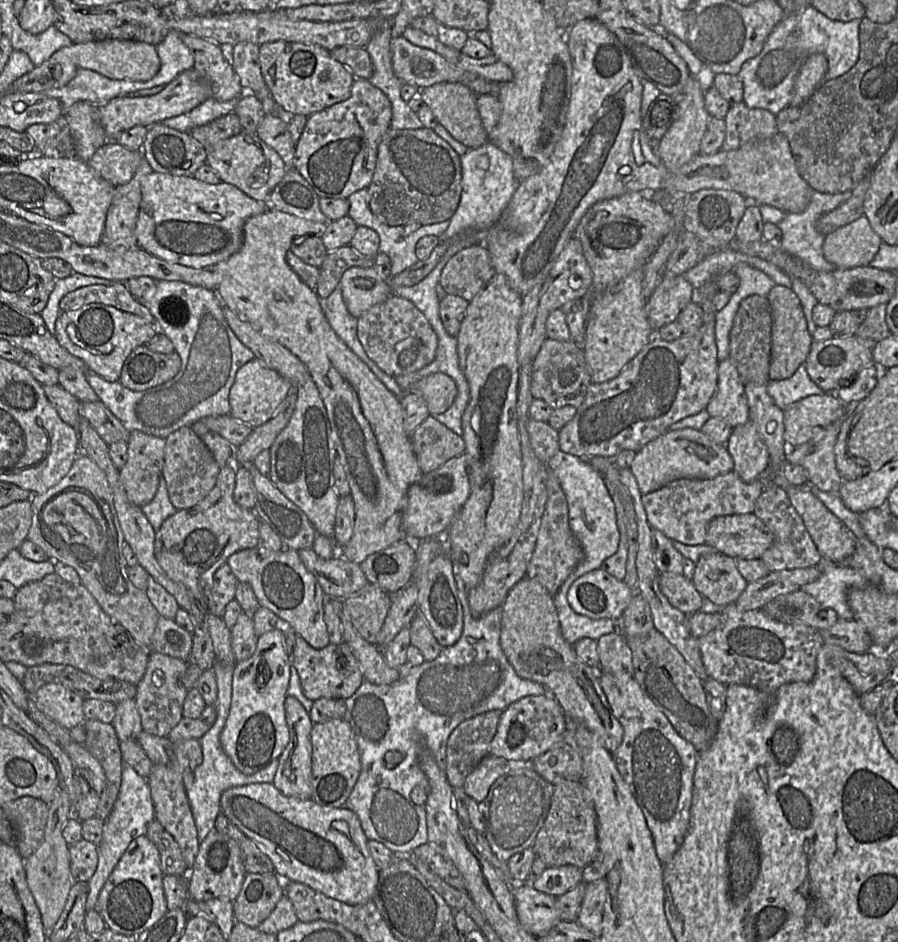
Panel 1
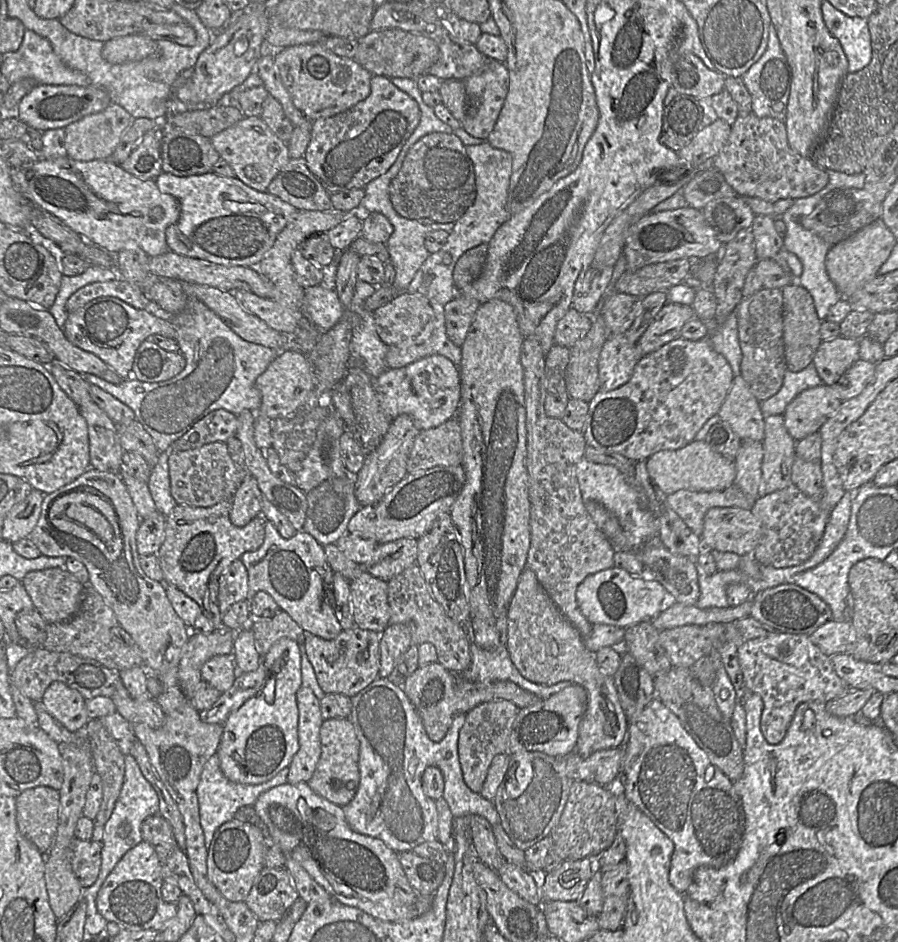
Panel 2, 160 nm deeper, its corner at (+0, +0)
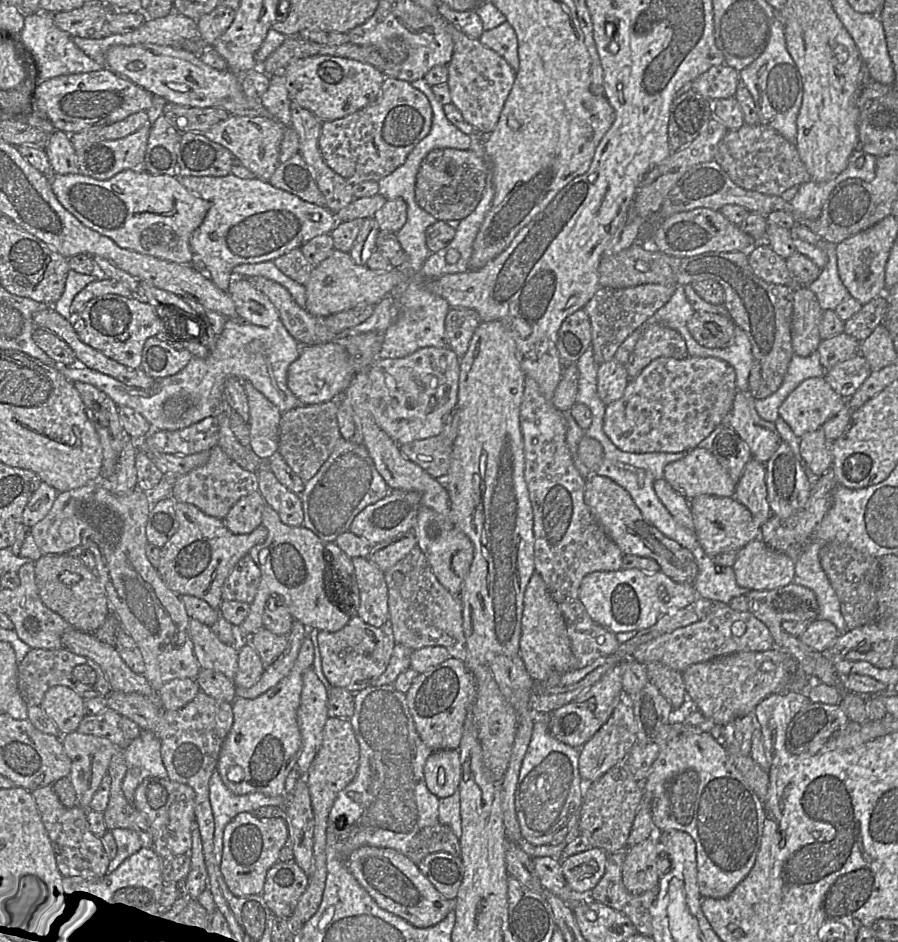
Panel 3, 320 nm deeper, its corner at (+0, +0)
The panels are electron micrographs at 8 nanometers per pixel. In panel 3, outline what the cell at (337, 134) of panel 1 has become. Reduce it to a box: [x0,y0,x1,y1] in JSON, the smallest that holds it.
[319,76,432,184]

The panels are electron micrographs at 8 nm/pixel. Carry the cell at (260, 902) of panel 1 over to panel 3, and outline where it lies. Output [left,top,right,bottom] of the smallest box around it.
[262,861,309,919]

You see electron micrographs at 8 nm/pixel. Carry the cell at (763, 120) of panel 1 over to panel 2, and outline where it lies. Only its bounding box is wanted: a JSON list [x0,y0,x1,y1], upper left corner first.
[712,113,828,203]

